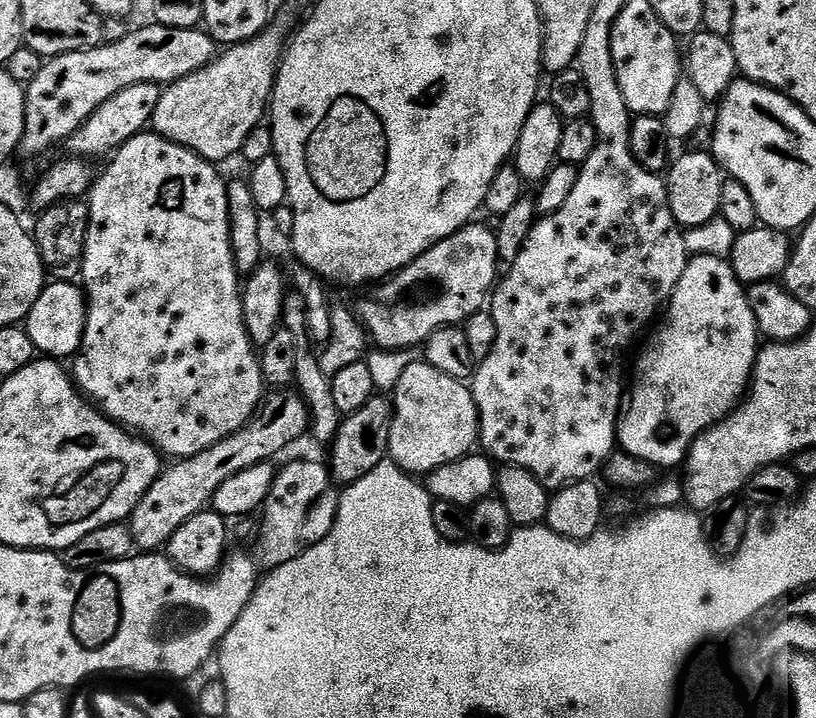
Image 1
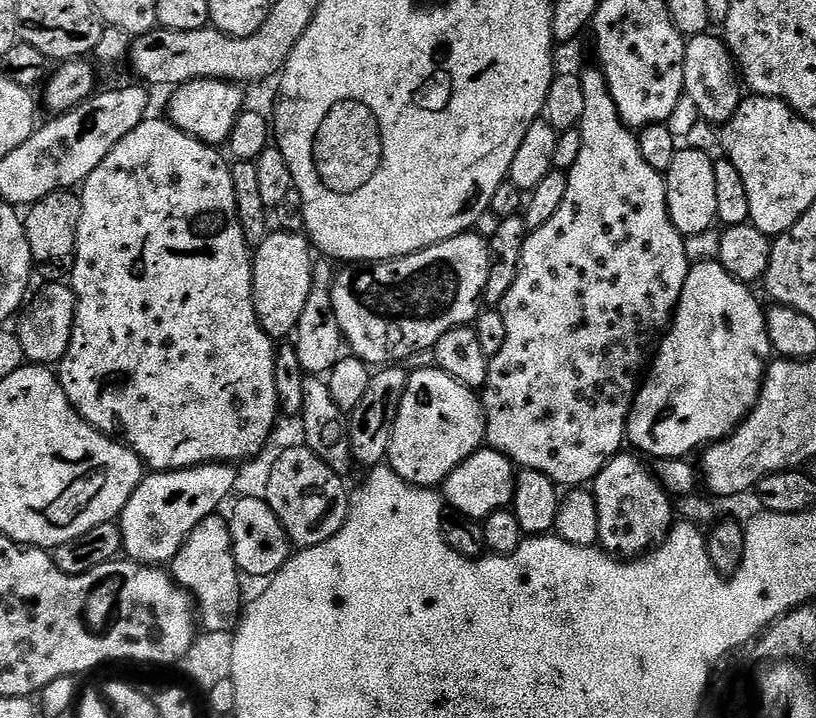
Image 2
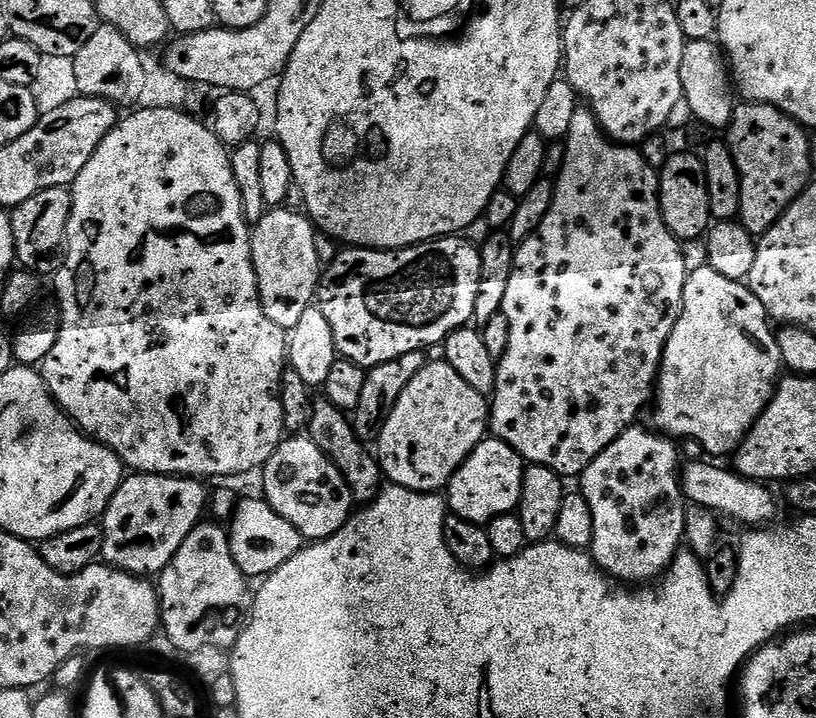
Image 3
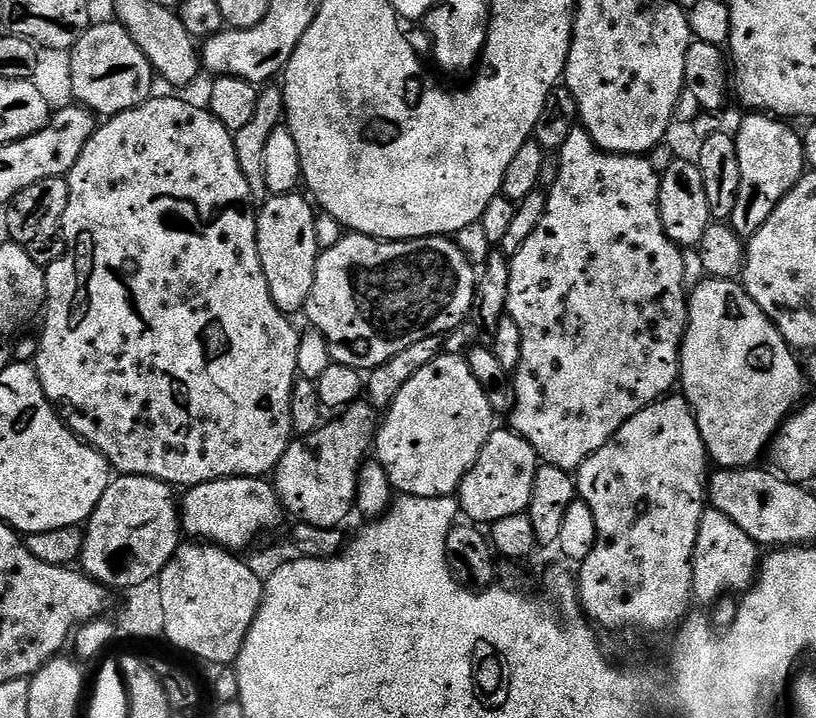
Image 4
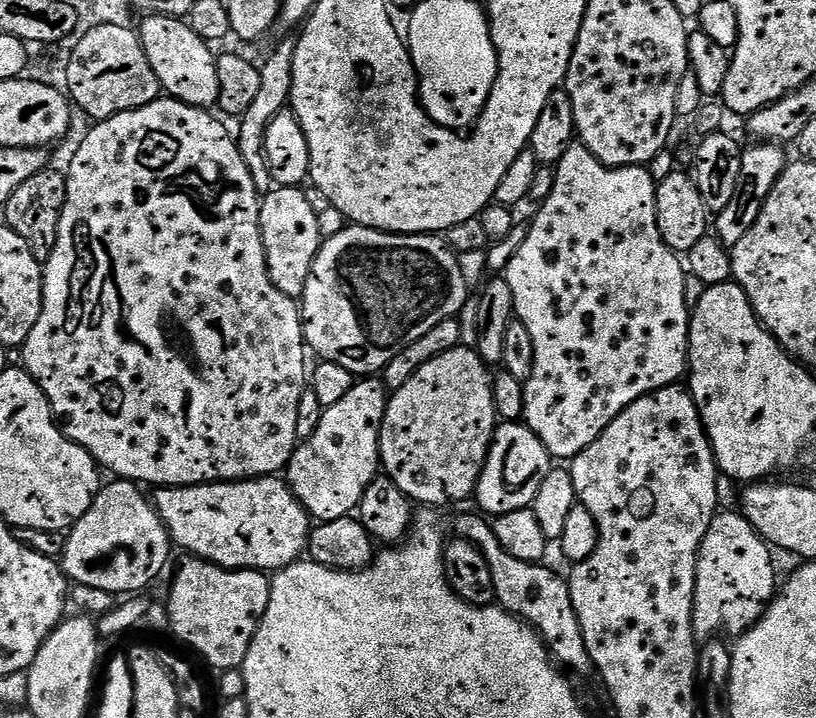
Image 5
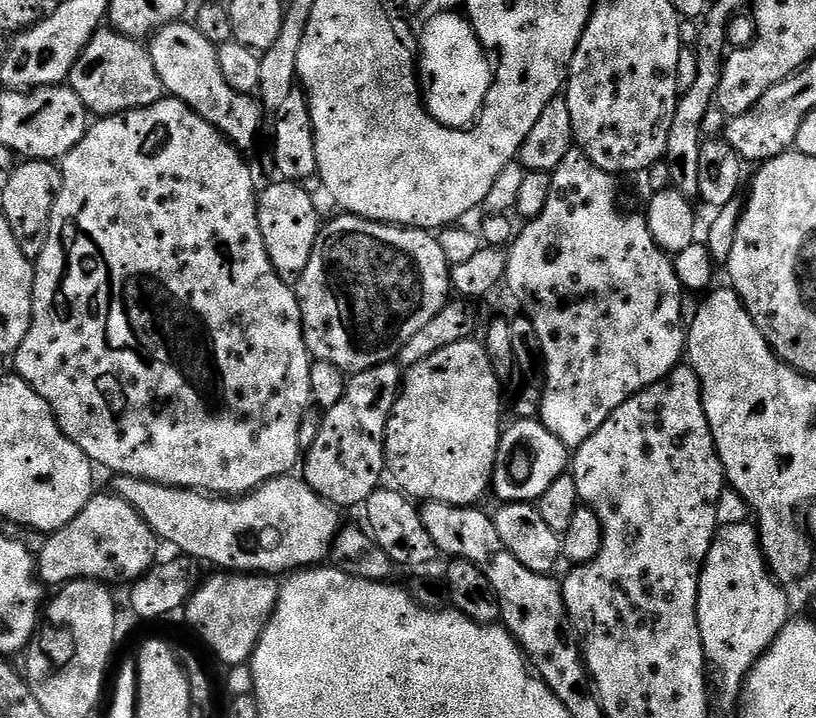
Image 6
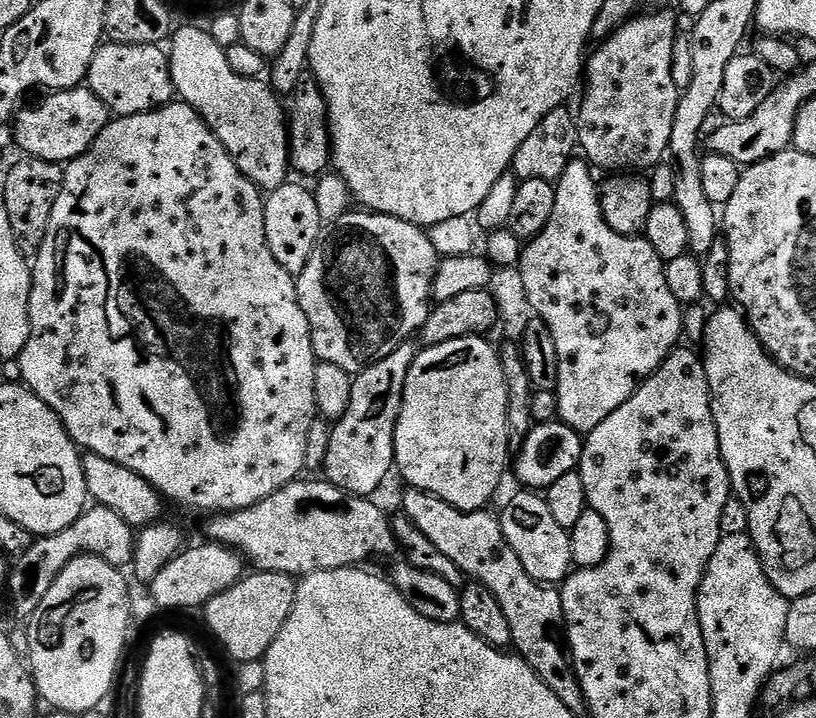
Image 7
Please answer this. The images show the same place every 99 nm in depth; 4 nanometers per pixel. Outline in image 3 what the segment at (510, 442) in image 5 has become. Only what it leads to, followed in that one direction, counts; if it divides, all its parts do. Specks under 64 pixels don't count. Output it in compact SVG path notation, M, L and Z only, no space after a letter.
M486 438L462 462L446 489L446 504L451 515L487 526L499 516L511 516L519 509L522 478L526 462L506 442Z

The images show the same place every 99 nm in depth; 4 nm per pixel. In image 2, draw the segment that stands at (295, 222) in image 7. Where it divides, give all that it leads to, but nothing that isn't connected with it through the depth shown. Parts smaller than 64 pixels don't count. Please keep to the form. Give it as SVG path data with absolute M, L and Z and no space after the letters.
M269 231L268 235L255 245L252 257L254 310L262 330L266 330L266 334L276 342L295 333L311 292L314 252L307 235L297 232Z

